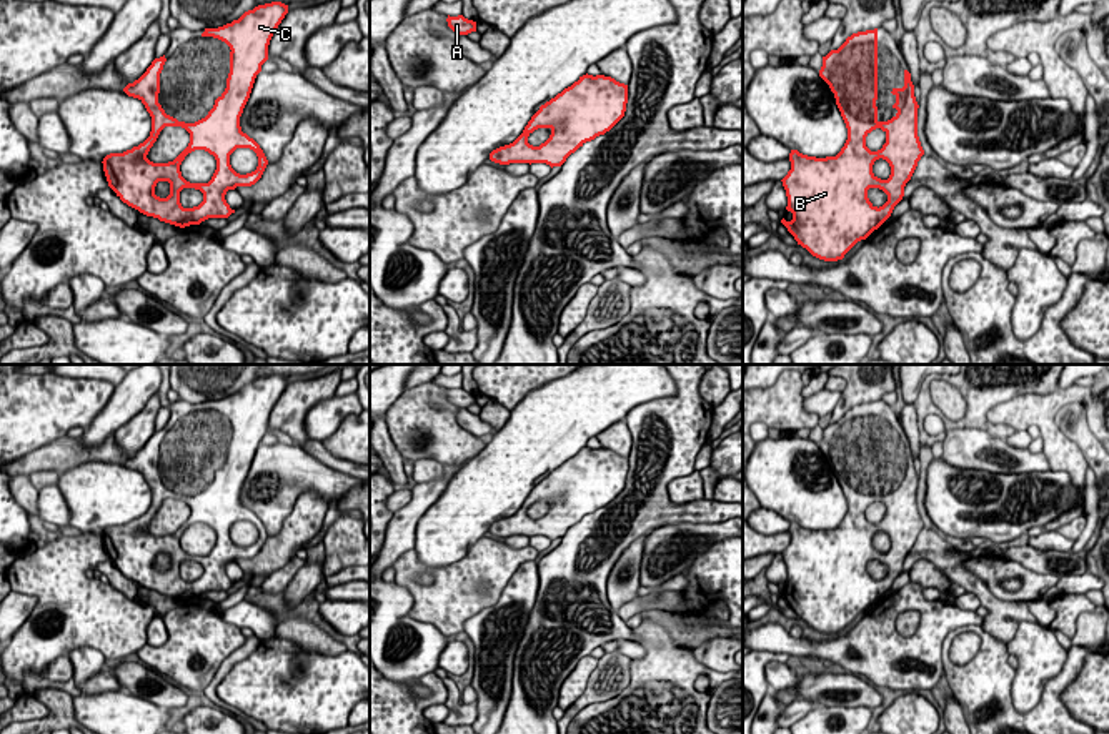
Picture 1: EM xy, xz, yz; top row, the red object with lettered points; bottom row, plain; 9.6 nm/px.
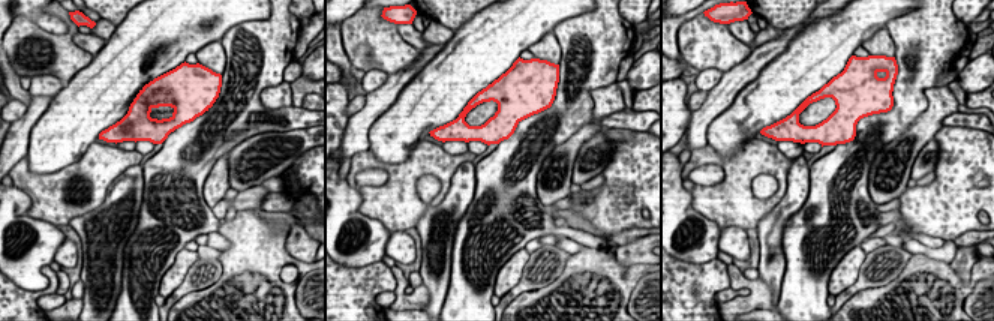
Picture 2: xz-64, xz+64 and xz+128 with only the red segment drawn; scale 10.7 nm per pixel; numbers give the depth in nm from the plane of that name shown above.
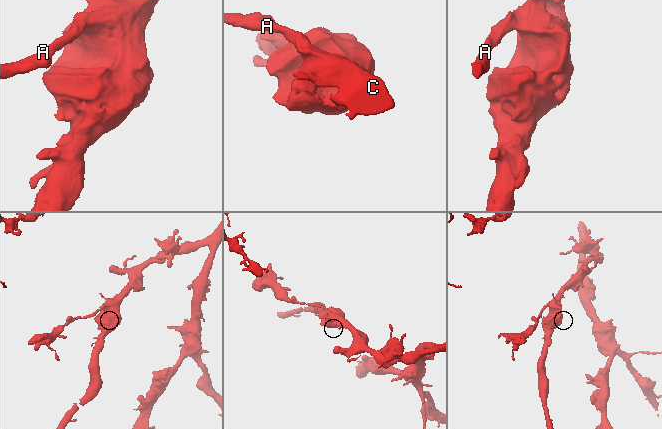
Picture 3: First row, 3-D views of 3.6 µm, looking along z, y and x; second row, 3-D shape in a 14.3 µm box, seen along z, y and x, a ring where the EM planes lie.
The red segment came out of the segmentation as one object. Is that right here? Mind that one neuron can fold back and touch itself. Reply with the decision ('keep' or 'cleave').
keep

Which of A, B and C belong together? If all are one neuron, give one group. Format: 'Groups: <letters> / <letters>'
Groups: A B C

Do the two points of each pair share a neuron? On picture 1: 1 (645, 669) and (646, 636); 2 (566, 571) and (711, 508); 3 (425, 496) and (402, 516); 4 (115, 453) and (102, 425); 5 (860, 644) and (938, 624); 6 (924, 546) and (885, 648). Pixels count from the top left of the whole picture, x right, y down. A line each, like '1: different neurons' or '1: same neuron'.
1: same neuron
2: same neuron
3: same neuron
4: different neurons
5: same neuron
6: different neurons

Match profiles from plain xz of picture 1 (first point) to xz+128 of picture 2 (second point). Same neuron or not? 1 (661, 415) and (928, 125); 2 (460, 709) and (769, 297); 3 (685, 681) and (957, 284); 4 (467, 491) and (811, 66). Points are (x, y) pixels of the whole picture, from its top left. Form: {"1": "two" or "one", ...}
{"1": "two", "2": "one", "3": "one", "4": "one"}

